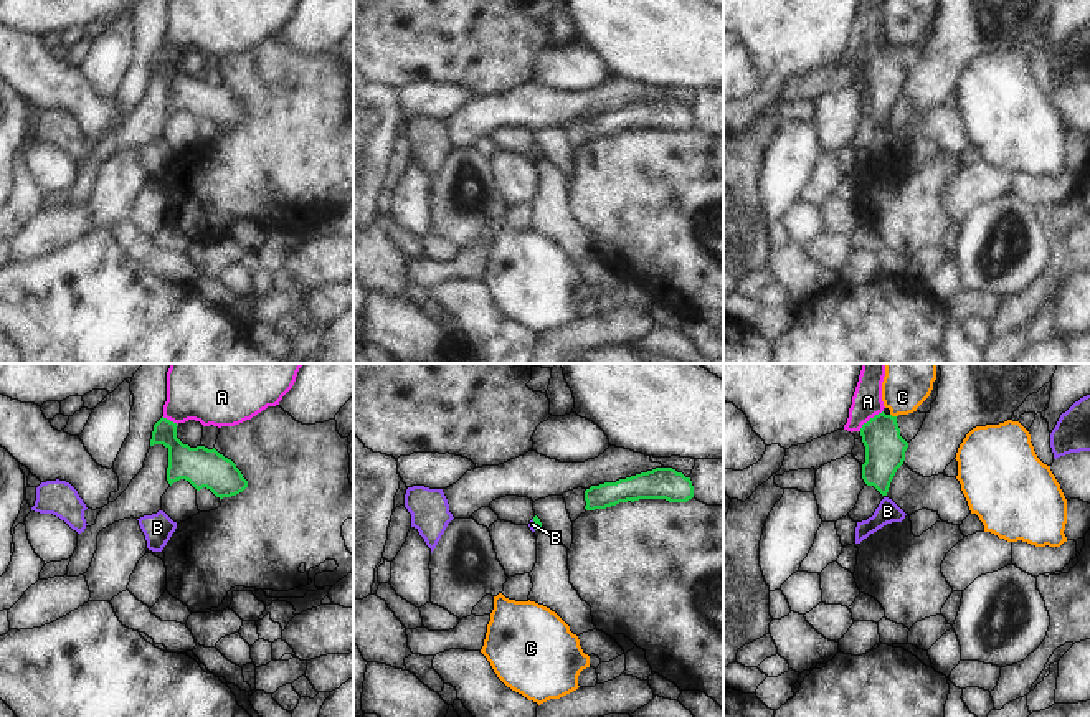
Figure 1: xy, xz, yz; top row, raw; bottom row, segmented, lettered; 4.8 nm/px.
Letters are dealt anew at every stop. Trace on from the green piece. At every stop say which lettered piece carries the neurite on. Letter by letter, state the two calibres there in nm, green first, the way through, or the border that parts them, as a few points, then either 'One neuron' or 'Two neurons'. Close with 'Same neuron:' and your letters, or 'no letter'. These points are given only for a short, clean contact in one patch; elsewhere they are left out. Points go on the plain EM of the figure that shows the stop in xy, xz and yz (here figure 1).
A: Thickness 190 nm (green) against 140 nm. Boundary: yz (882, 40), (871, 47), (859, 60). Two neurons
B: Thickness 30 nm (green) against 30 nm. Boundary: xz (532, 149), (535, 159). Two neurons
C: Thickness 190 nm (green) against 200 nm. Boundary: yz (890, 43), (895, 47). Two neurons
Same neuron: no letter.

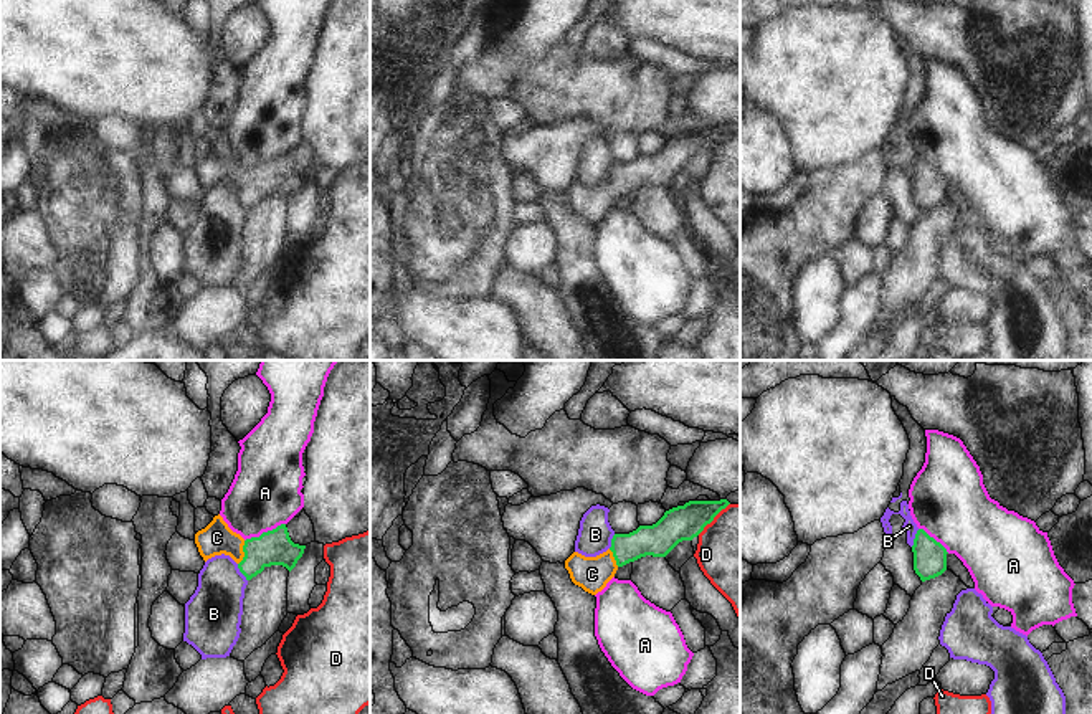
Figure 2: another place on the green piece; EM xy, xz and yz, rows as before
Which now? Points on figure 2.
A: Thickness 180 nm (green) against 340 nm. Boundary: xy (284, 152), (245, 171). Two neurons
B: Thickness 160 nm (green) against 70 nm. Boundary: yz (919, 159), (911, 176). Two neurons
C: Thickness 180 nm (green) against 160 nm. Path across: xy (275, 177), (243, 180), (217, 167). One neuron
D: Thickness 170 nm (green) against 400 nm. Two neurons
Same neuron: C.

